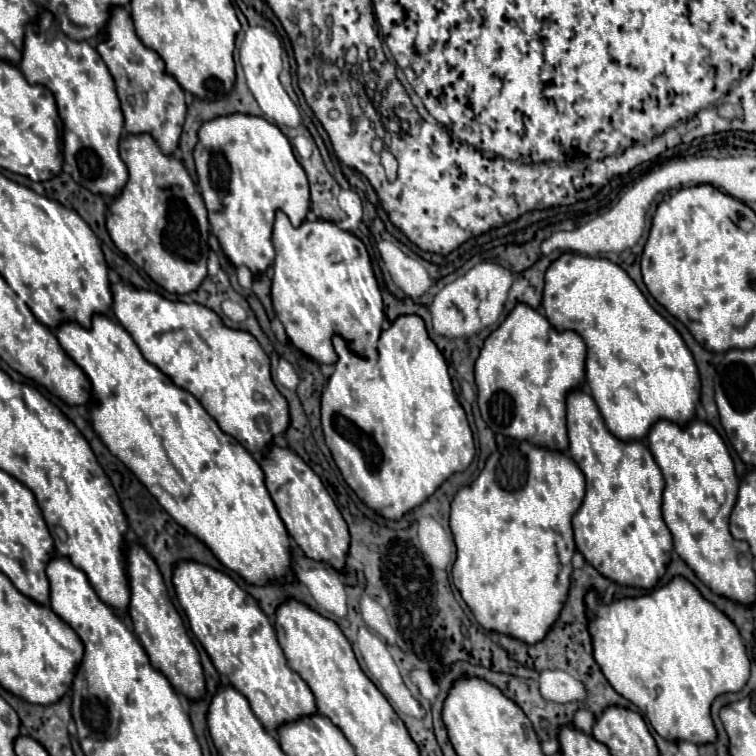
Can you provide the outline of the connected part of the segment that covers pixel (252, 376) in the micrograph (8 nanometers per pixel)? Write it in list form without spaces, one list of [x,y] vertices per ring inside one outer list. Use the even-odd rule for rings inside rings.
[[[112,284],[112,292],[114,292],[112,312],[120,320],[124,330],[132,336],[132,340],[138,344],[144,358],[158,366],[168,378],[172,378],[176,386],[194,394],[198,402],[204,406],[204,410],[220,424],[220,428],[226,434],[234,436],[248,452],[264,454],[264,450],[268,450],[274,444],[274,436],[286,432],[286,428],[290,426],[288,402],[274,386],[270,378],[270,358],[266,356],[266,352],[252,334],[228,328],[214,310],[202,304],[192,302],[188,306],[182,302],[170,302],[156,292],[134,290],[130,284]],[[254,392],[260,392],[264,400],[260,402],[254,400]]]

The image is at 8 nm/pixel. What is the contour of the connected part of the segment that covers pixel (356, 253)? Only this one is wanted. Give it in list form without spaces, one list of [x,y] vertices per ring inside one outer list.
[[[284,212],[276,214],[272,244],[276,250],[272,304],[290,342],[318,364],[334,364],[338,356],[332,348],[332,336],[336,334],[350,344],[354,354],[376,360],[376,340],[382,332],[384,308],[364,244],[334,222],[306,220],[300,228],[294,228]]]

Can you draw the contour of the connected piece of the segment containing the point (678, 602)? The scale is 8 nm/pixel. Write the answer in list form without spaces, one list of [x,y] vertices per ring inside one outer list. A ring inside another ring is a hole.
[[[674,578],[666,586],[654,588],[648,594],[644,594],[644,596],[638,596],[638,598],[622,598],[622,600],[610,602],[610,604],[602,604],[602,600],[594,592],[590,592],[586,596],[586,606],[590,606],[590,634],[594,634],[594,658],[598,658],[598,664],[602,666],[602,672],[606,674],[606,678],[614,686],[614,690],[618,694],[622,694],[626,700],[630,700],[632,704],[636,704],[638,710],[650,720],[652,728],[662,738],[666,738],[670,742],[686,740],[686,742],[692,742],[696,746],[714,742],[718,738],[716,728],[714,728],[714,722],[710,718],[710,706],[712,706],[714,698],[720,696],[720,694],[728,694],[728,692],[740,692],[744,688],[744,684],[748,682],[748,678],[750,678],[750,660],[746,656],[746,648],[742,644],[742,638],[740,638],[736,626],[714,604],[706,602],[702,598],[702,594],[698,594],[698,590],[694,586],[690,586],[690,582],[686,582],[686,578]]]

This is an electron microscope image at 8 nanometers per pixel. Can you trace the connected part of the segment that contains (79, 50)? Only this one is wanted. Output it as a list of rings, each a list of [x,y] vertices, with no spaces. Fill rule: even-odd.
[[[40,12],[38,28],[40,28],[38,32],[34,32],[32,28],[28,28],[26,32],[20,70],[30,84],[46,86],[56,98],[56,106],[64,122],[64,160],[72,170],[72,178],[92,194],[118,198],[124,184],[128,182],[128,170],[118,154],[118,144],[124,128],[124,114],[120,108],[120,100],[116,96],[114,80],[110,78],[110,72],[106,70],[106,64],[102,62],[102,58],[98,58],[96,48],[92,48],[90,42],[76,42],[64,36],[54,26],[54,16],[50,12]]]

